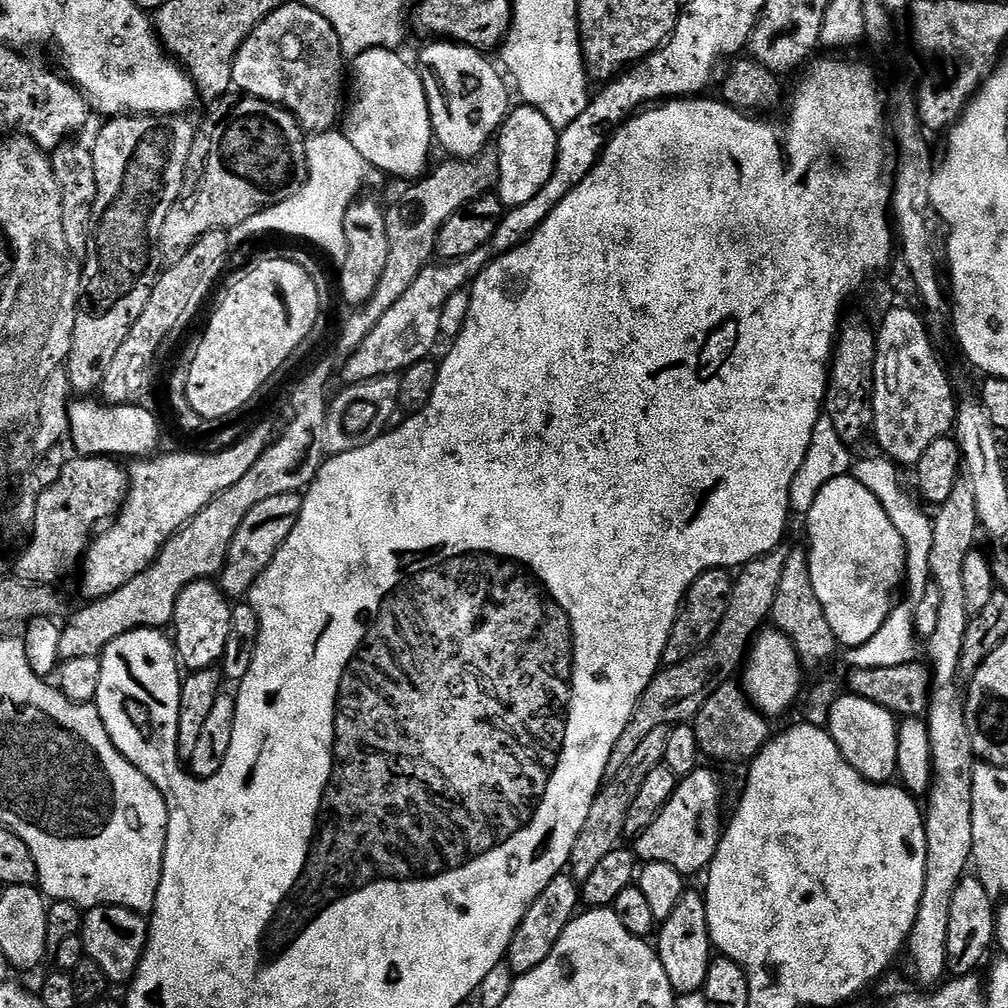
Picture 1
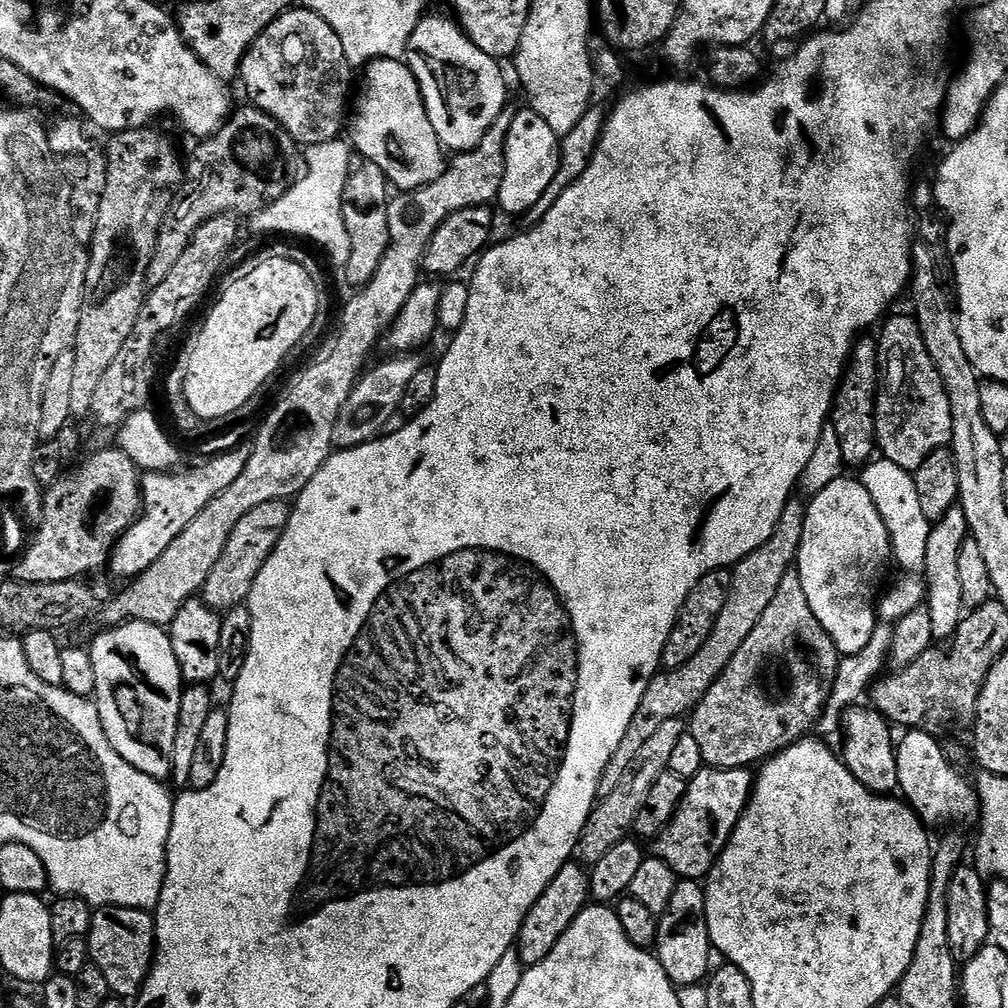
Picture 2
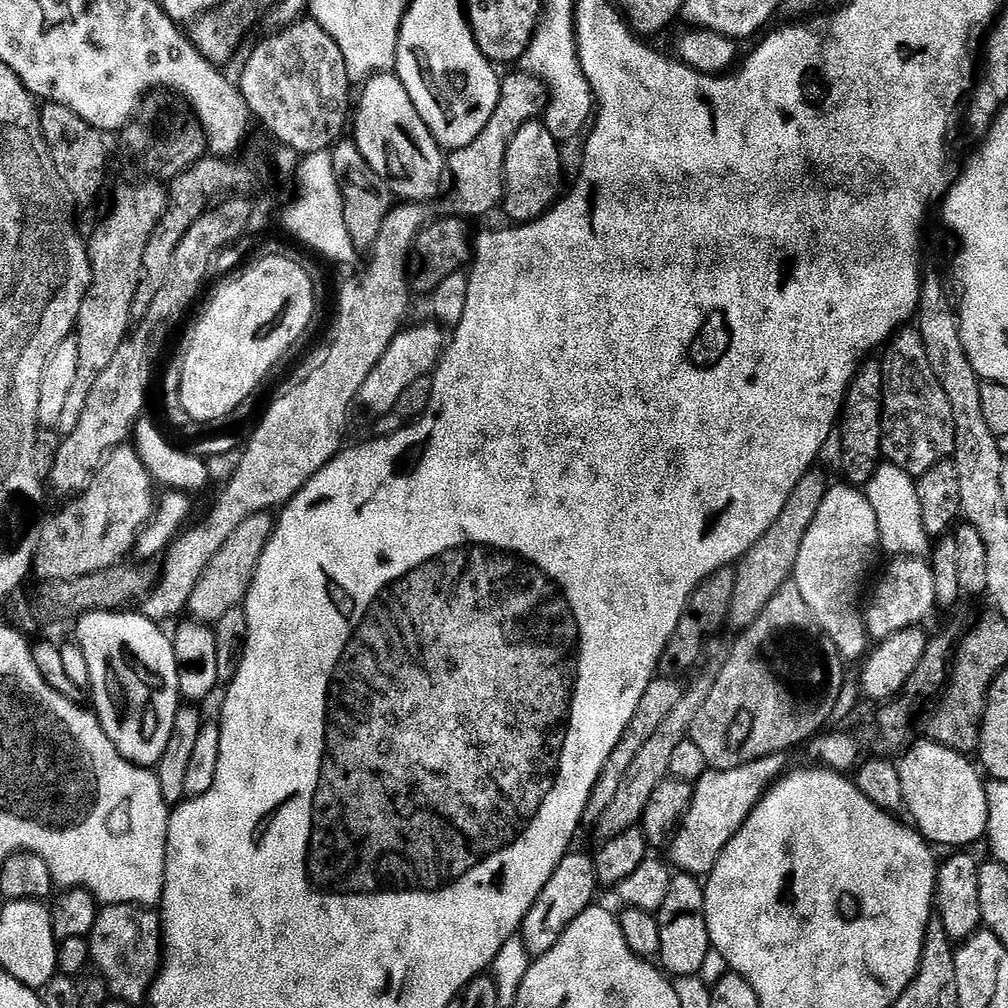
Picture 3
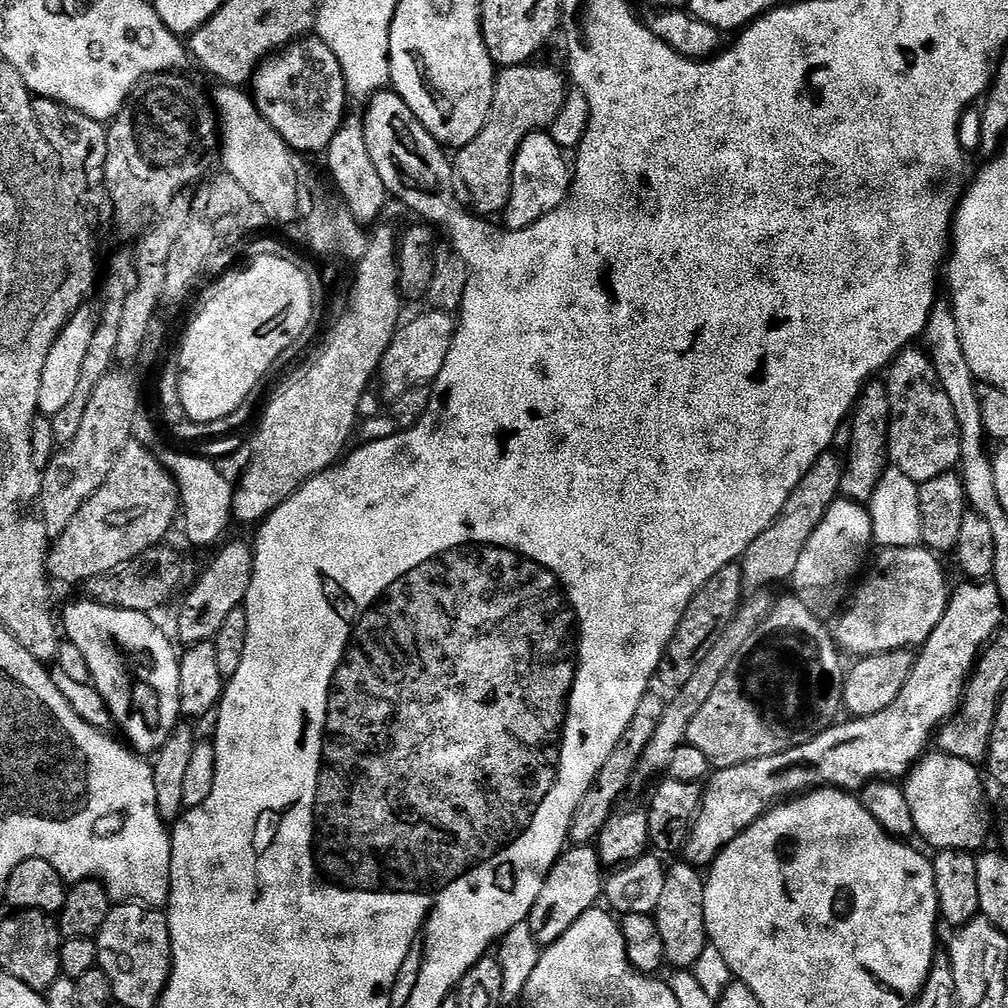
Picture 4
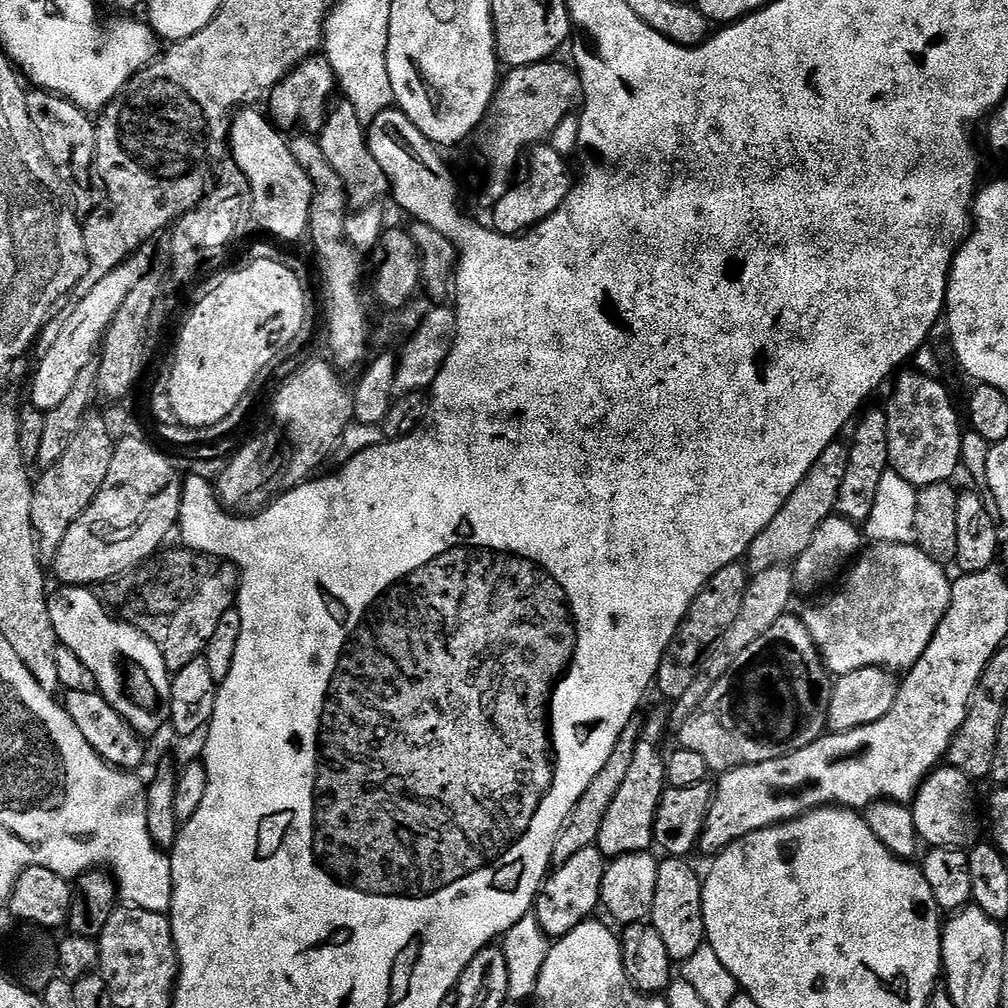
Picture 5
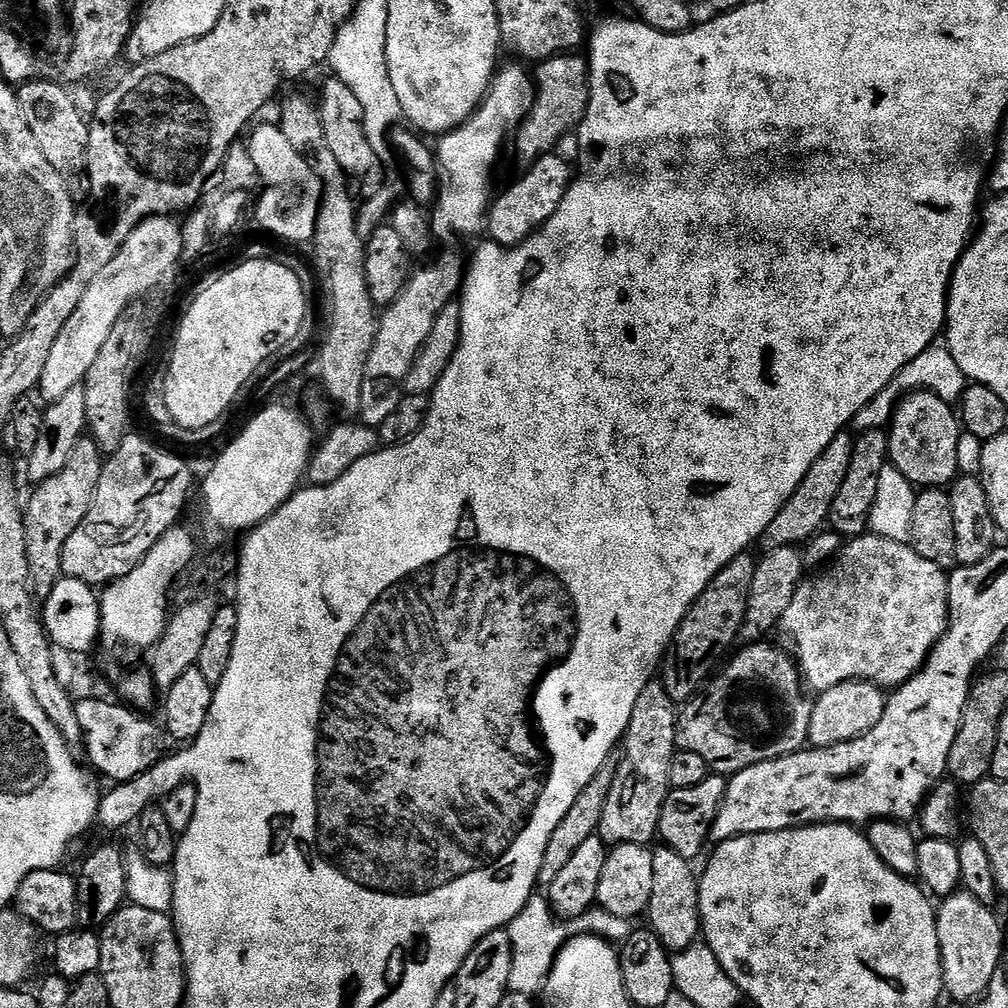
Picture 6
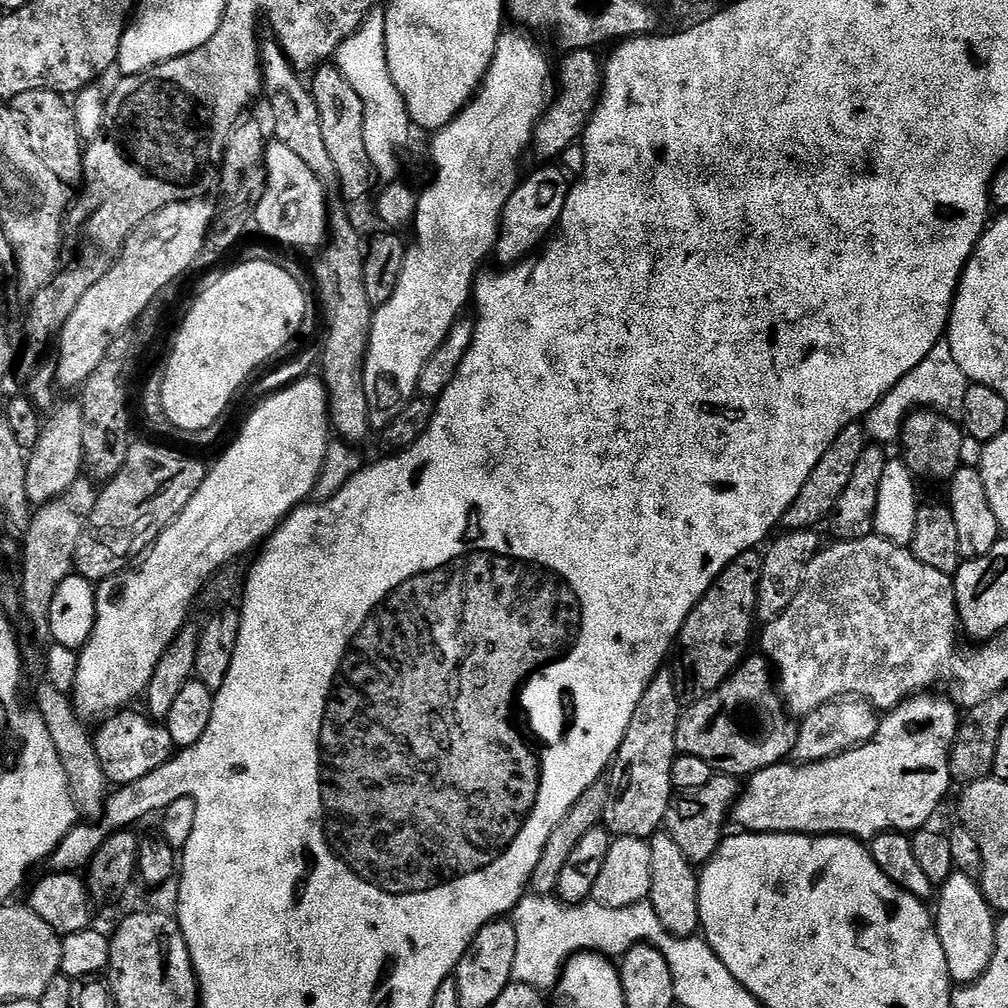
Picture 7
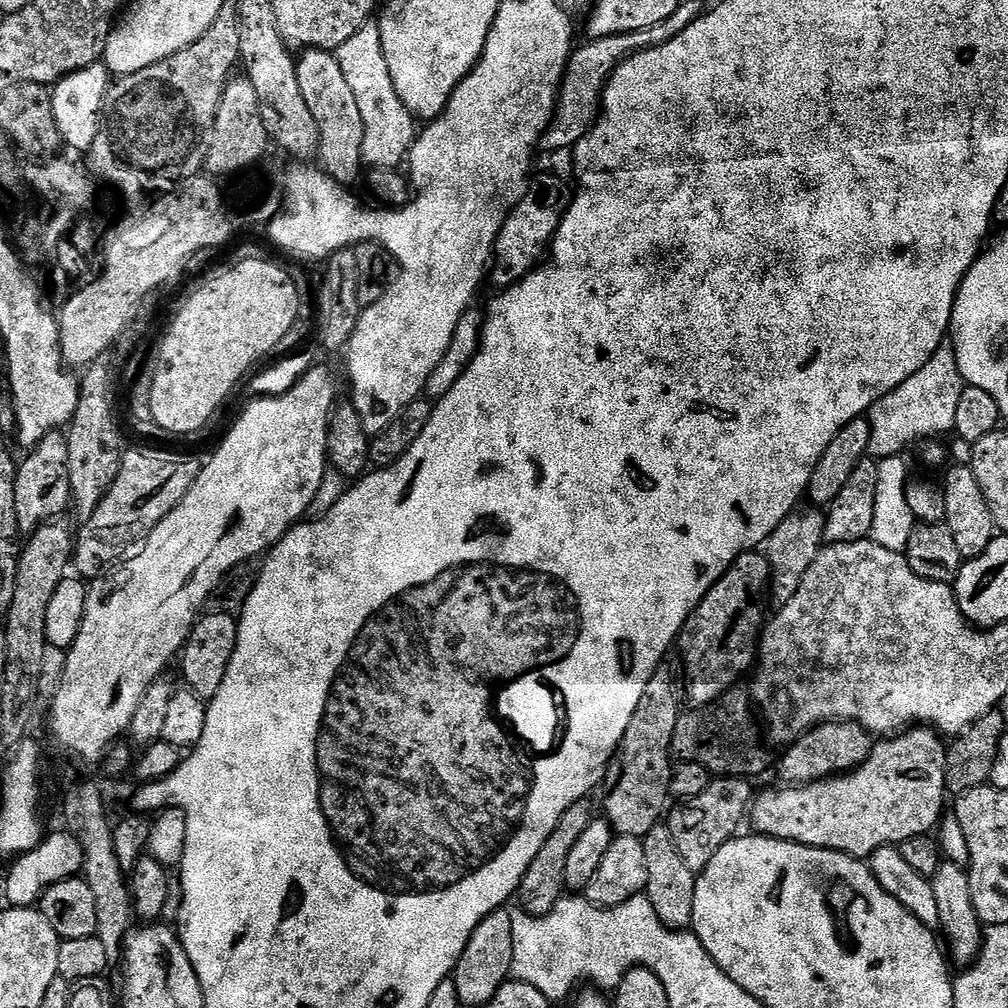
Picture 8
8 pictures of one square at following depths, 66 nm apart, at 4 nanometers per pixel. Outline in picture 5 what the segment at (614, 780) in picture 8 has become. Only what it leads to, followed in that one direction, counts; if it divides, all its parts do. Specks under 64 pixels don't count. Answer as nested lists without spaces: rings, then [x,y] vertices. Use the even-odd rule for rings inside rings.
[[[660,708],[653,710],[649,716],[643,717],[644,735],[634,750],[634,758],[630,761],[630,770],[614,794],[614,802],[610,802],[610,810],[606,810],[606,818],[602,818],[602,830],[598,830],[595,847],[599,848],[606,858],[615,858],[647,852],[653,847],[652,827],[658,810],[658,802],[662,798],[666,781],[664,778],[665,753],[660,752],[656,744],[664,740],[664,731],[670,728],[670,716],[667,711]]]

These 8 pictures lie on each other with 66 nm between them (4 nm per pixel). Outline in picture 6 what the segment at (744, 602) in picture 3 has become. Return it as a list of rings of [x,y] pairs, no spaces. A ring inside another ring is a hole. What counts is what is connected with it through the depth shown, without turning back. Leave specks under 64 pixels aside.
[[[841,434],[834,438],[834,442],[830,442],[830,446],[826,446],[826,450],[822,450],[822,454],[818,454],[818,462],[814,462],[814,466],[810,466],[810,470],[806,474],[806,478],[802,478],[798,490],[794,490],[794,494],[784,503],[782,510],[778,510],[774,522],[770,522],[766,536],[767,539],[773,540],[771,542],[773,545],[803,545],[828,524],[828,511],[830,506],[834,506],[834,498],[838,498],[838,490],[842,490],[842,481],[846,479],[846,470],[850,470],[850,458],[854,458],[855,445],[855,439],[851,435]]]

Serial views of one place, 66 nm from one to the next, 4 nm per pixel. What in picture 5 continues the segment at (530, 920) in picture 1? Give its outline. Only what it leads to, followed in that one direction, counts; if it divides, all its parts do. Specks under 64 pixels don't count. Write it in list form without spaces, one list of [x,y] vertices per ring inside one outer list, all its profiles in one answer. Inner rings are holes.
[[[593,846],[586,850],[578,850],[574,858],[559,865],[544,882],[540,895],[536,898],[534,915],[542,930],[550,938],[559,938],[570,934],[579,924],[593,915],[595,908],[601,907],[600,891],[606,867],[606,857],[599,848]]]

